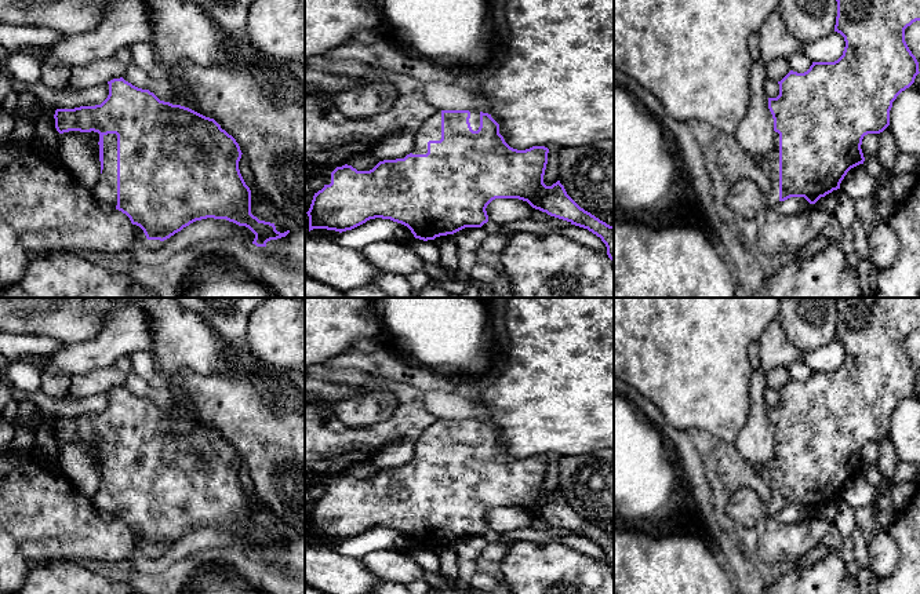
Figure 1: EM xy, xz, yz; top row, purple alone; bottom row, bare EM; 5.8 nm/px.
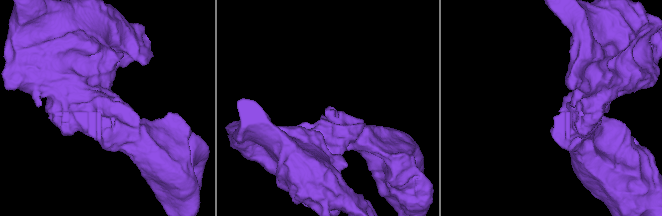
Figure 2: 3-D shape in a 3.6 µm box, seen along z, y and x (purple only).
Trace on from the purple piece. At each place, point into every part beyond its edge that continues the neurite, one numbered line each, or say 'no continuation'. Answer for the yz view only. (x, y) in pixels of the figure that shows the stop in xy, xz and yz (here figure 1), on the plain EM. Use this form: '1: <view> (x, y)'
1: yz (770, 472)

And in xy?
1: xy (105, 499)

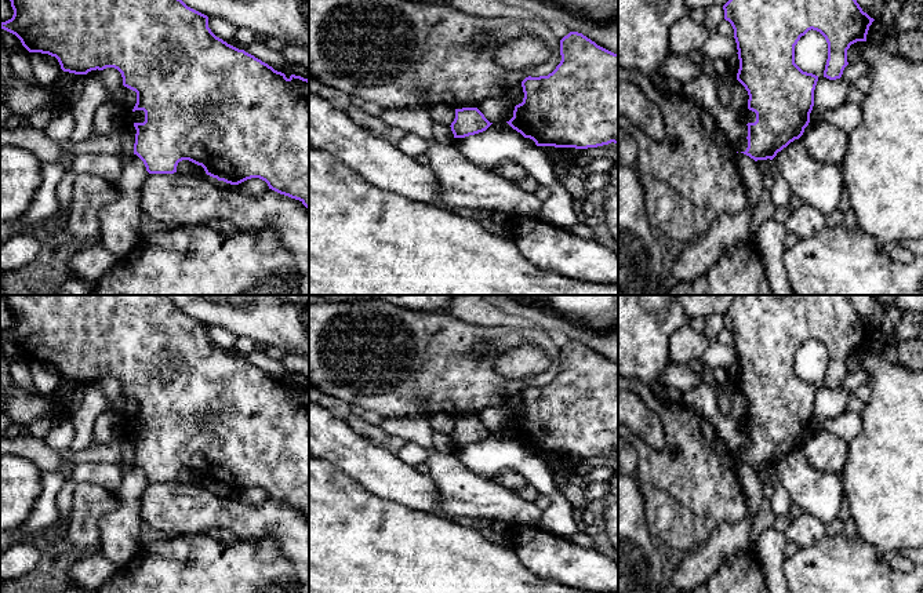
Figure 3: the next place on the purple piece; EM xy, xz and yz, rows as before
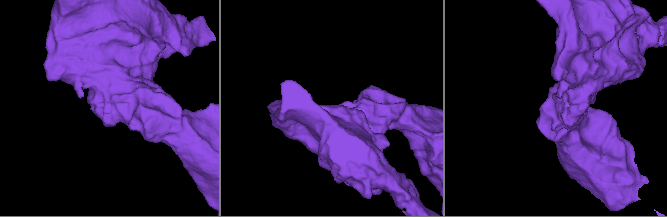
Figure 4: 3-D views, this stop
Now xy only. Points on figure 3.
1: xy (138, 425)

